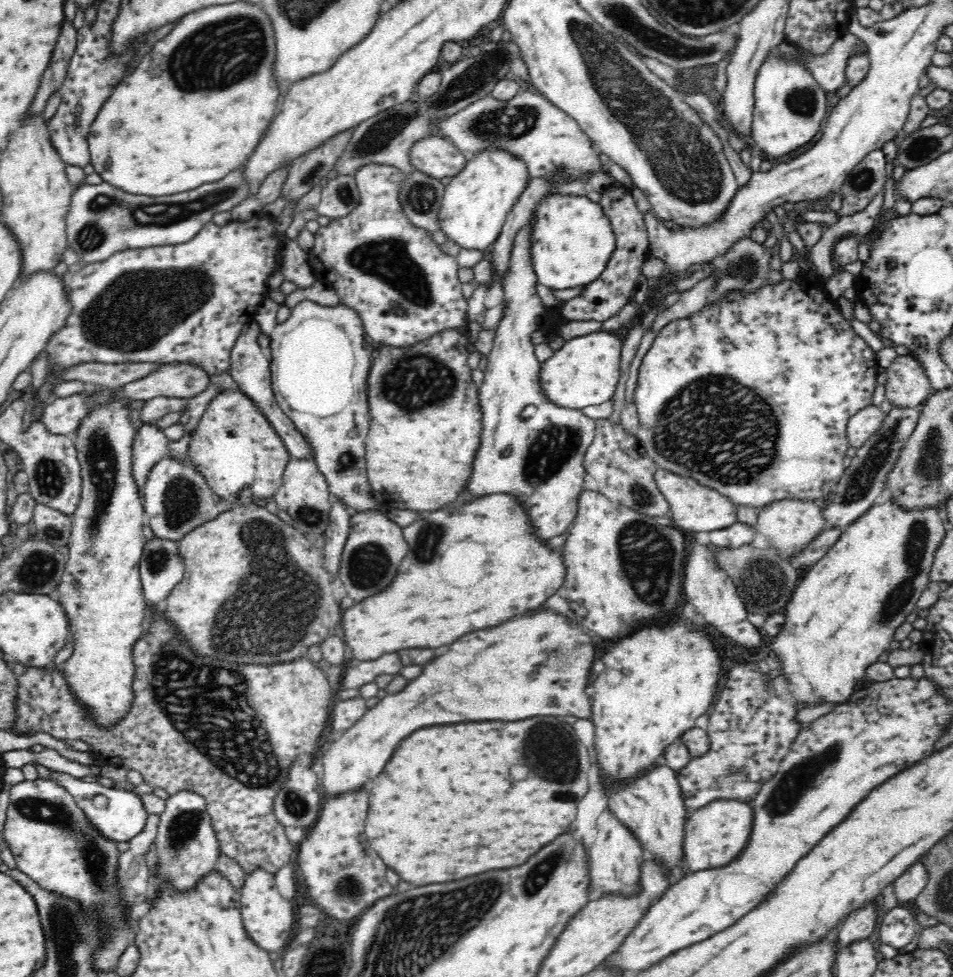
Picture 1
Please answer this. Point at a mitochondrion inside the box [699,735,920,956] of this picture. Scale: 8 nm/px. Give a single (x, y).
(800, 777)

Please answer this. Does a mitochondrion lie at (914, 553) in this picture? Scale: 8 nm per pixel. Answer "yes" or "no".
yes

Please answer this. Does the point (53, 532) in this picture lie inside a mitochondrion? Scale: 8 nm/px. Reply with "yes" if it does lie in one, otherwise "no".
yes

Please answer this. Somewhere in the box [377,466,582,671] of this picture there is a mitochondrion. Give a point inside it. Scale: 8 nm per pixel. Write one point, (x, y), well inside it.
(428, 539)

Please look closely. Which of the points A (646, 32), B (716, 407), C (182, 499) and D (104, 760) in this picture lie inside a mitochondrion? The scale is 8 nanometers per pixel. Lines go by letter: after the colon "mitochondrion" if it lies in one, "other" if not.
A: mitochondrion
B: mitochondrion
C: mitochondrion
D: other

